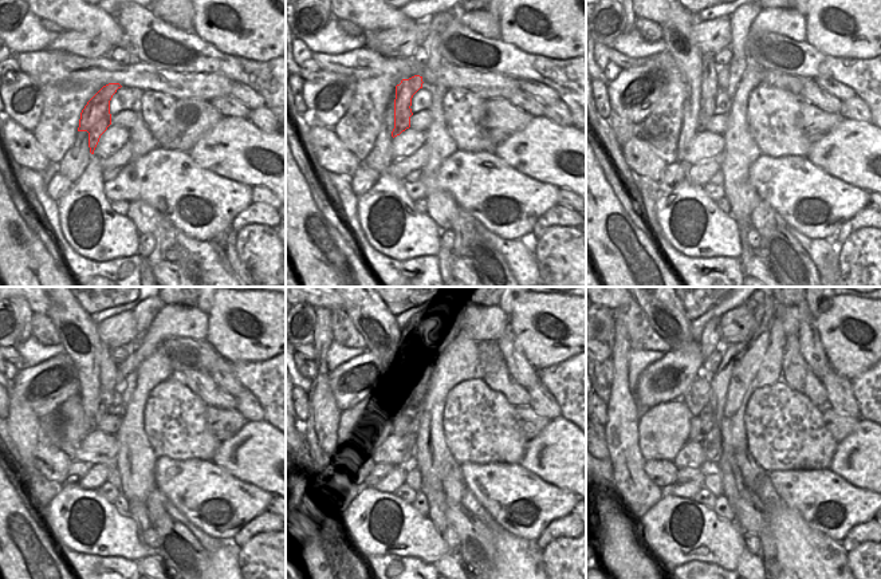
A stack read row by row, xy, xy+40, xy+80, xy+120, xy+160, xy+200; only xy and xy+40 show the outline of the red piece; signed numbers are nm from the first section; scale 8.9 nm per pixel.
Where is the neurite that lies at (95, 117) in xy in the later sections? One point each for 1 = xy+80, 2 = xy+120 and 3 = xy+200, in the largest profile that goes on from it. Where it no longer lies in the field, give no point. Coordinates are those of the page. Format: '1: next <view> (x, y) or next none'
1: next xy+80 (710, 87)
2: next xy+120 (107, 366)
3: next xy+200 (711, 337)

